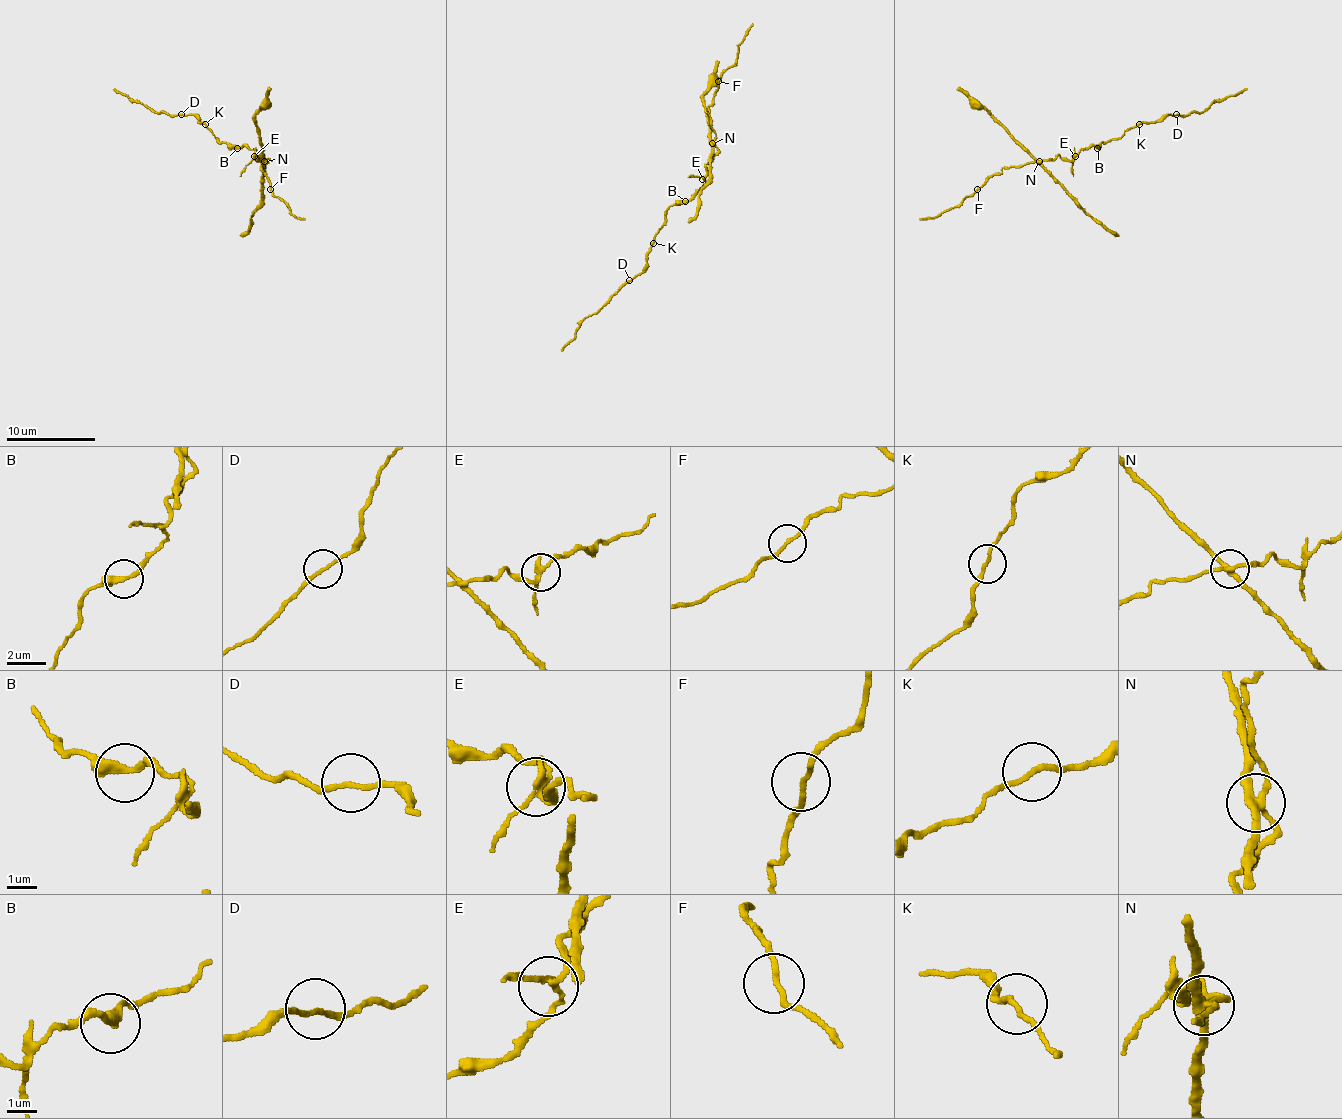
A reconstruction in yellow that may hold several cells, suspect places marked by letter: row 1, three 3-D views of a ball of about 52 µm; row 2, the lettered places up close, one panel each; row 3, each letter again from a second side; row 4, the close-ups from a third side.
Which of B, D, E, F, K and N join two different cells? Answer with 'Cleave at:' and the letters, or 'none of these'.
Cleave at: D, N

